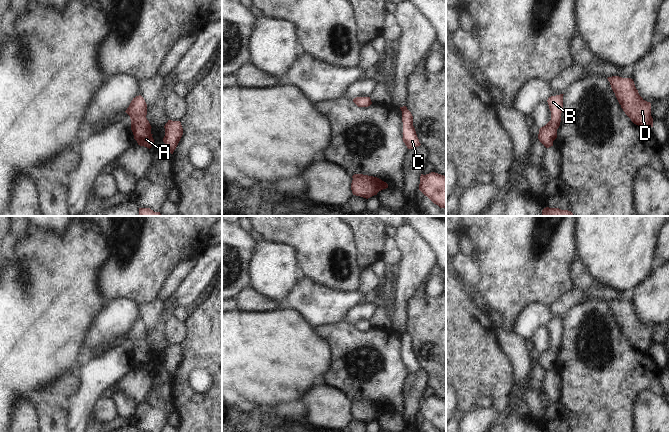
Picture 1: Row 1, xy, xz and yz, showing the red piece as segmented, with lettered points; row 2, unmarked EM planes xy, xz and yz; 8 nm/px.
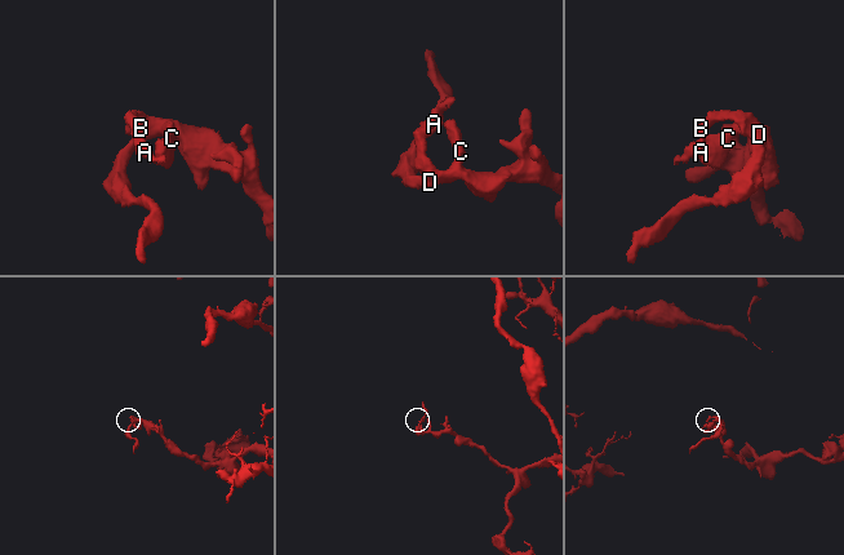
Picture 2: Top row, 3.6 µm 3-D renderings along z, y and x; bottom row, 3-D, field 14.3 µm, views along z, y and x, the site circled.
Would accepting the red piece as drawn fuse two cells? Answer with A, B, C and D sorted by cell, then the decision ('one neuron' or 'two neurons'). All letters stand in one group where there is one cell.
A B C D; one neuron

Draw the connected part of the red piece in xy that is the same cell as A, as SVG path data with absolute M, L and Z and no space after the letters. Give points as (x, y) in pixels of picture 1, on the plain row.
M139 319L133 322L129 331L125 335L131 343L131 354L138 369L151 372L154 363L151 357L151 349L146 342L147 328L144 322Z

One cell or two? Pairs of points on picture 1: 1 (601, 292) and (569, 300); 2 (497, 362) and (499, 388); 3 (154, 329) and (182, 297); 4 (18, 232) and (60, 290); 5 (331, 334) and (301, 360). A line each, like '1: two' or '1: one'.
1: one
2: one
3: two
4: two
5: two

